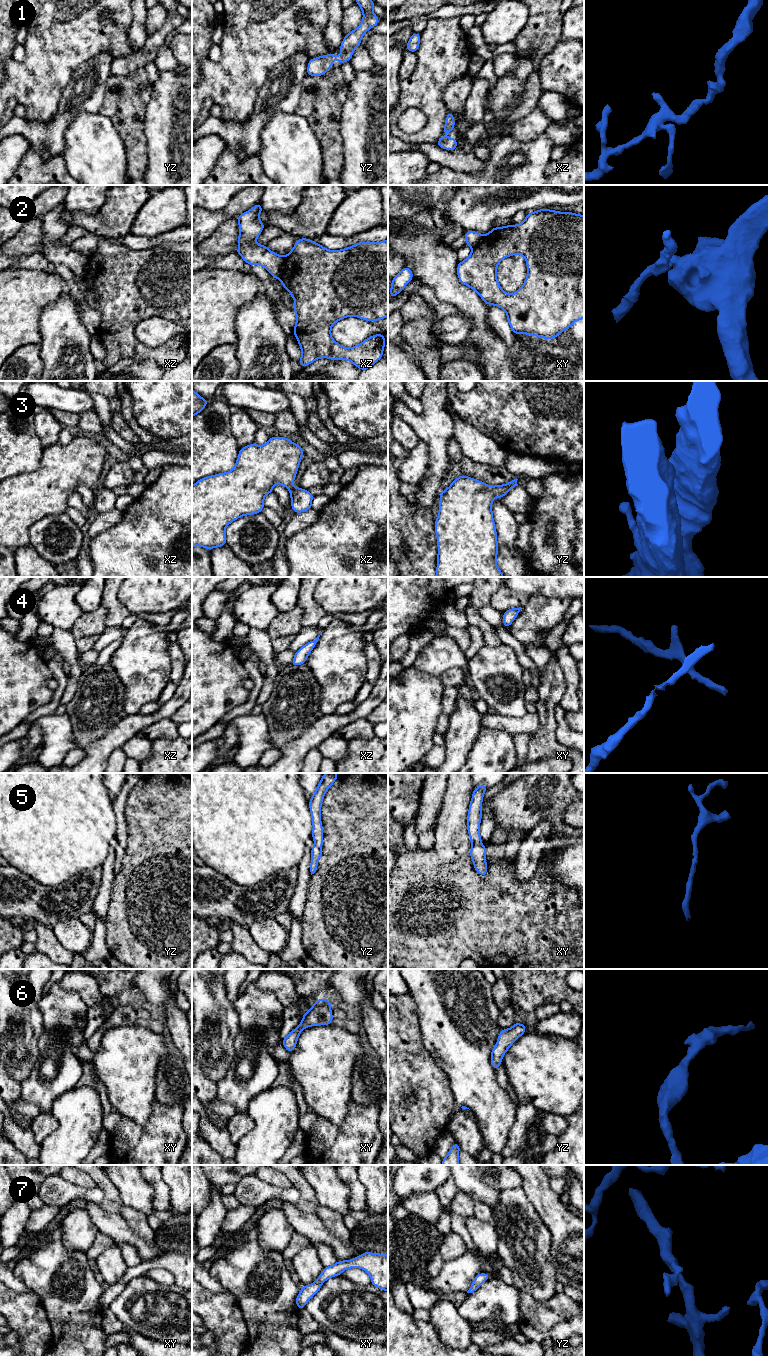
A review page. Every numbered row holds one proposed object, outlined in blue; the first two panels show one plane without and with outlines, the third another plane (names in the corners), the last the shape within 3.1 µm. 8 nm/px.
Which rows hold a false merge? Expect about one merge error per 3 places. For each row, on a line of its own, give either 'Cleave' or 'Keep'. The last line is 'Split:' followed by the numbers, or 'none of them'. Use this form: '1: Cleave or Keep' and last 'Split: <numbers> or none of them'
1: Keep
2: Cleave
3: Keep
4: Keep
5: Keep
6: Keep
7: Keep
Split: 2

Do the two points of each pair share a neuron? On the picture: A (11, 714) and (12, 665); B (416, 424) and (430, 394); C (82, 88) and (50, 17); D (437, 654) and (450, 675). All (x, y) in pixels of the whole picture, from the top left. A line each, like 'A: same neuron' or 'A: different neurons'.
A: same neuron
B: same neuron
C: different neurons
D: different neurons

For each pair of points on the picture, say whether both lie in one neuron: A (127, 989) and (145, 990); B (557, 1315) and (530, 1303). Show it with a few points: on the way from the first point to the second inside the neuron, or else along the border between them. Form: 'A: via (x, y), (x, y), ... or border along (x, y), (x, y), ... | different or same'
A: border along (133, 979), (135, 994) | different
B: via (550, 1313), (540, 1313), (537, 1310) | same

